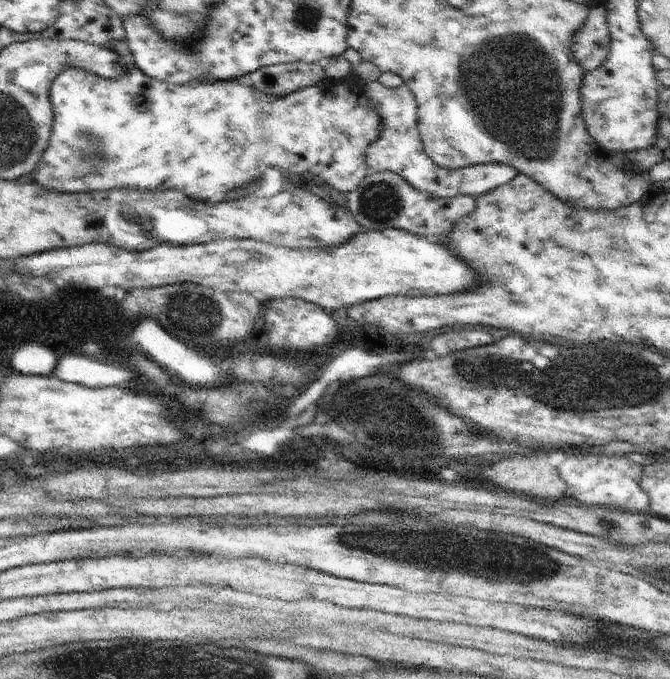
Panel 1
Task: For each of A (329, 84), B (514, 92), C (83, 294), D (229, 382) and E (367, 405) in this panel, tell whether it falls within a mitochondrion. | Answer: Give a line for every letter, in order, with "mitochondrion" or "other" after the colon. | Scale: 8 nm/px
A: other
B: mitochondrion
C: other
D: other
E: mitochondrion

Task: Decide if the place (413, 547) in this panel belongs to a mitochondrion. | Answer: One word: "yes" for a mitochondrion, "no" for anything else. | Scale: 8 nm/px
yes

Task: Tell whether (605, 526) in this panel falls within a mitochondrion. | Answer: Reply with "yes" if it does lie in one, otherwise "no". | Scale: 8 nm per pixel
yes

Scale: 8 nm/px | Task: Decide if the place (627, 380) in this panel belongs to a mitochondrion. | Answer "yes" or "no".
yes

